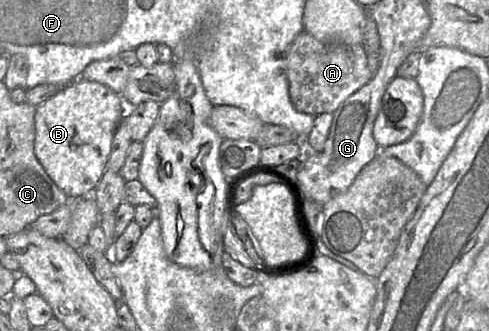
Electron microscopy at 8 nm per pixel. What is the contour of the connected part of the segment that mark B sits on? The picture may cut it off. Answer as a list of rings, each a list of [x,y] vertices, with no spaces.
[[[78,78],[43,104],[35,113],[35,155],[52,181],[69,197],[91,196],[107,168],[108,157],[115,131],[124,118],[128,107],[121,95],[109,87]]]

